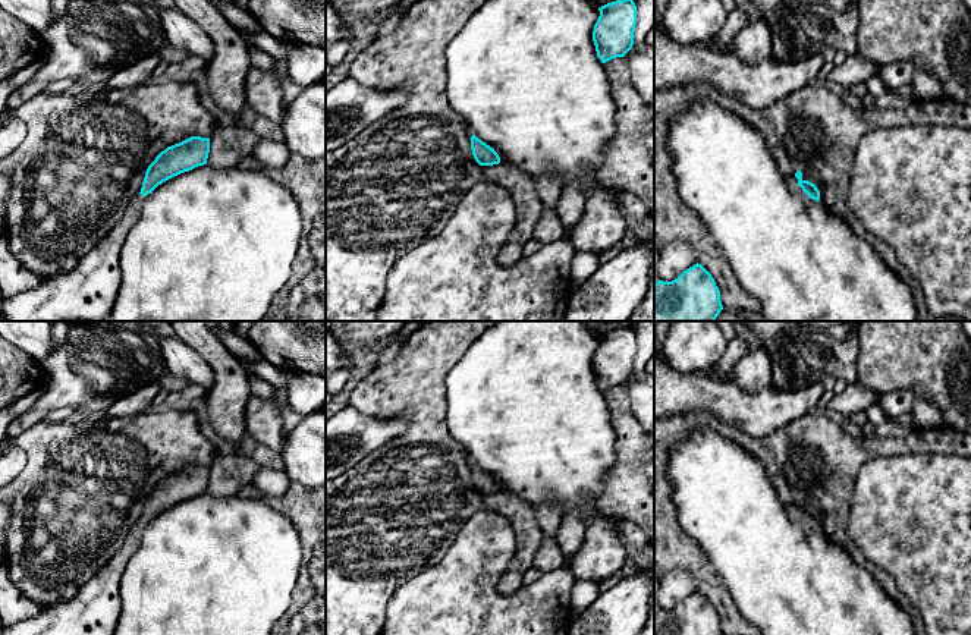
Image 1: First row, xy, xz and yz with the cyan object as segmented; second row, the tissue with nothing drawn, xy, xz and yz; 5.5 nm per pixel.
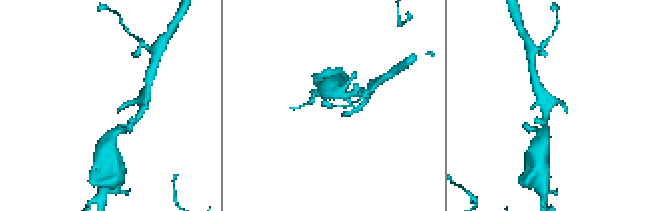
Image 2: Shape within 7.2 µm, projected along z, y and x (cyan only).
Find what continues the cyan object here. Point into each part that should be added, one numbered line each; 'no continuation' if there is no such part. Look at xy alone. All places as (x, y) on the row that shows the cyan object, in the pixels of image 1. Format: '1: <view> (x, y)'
1: xy (87, 294)

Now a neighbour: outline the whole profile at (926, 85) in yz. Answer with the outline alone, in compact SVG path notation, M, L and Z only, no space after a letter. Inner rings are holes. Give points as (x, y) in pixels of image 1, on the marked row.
M917 69L912 78L914 92L923 100L943 98L943 89L939 81L927 70Z

